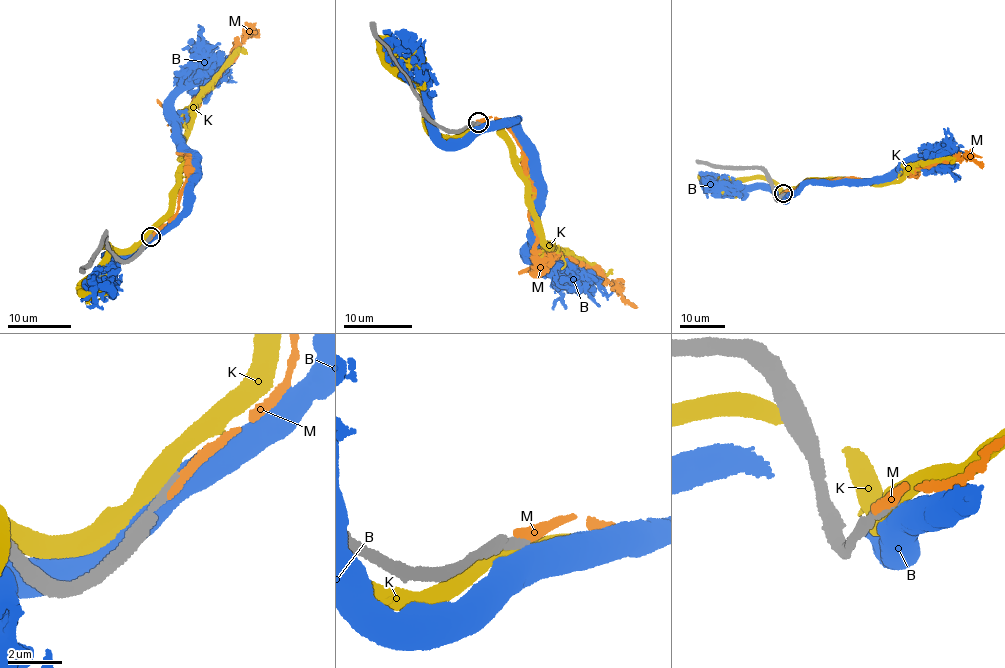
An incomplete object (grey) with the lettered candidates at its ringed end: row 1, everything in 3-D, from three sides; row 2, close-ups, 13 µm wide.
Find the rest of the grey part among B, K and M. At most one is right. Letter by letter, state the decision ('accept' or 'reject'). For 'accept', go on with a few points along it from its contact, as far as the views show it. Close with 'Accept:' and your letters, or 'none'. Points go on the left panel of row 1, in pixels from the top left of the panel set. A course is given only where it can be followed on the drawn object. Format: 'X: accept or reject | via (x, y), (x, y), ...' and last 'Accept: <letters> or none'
B: reject
K: reject
M: accept | via (150, 238), (170, 221), (188, 177), (183, 167), (187, 158), (178, 152), (175, 132), (242, 40), (260, 38)
Accept: M

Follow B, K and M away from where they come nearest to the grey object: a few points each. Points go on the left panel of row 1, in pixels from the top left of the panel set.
B: (149, 237), (166, 234), (191, 190), (192, 162), (172, 106), (178, 95), (198, 79), (226, 75), (237, 81)
K: (149, 235), (160, 226), (177, 191), (178, 156), (196, 109), (218, 74), (241, 51), (246, 53)
M: (150, 238), (170, 221), (188, 177), (183, 167), (187, 158), (178, 152), (175, 132), (242, 40), (260, 38)

